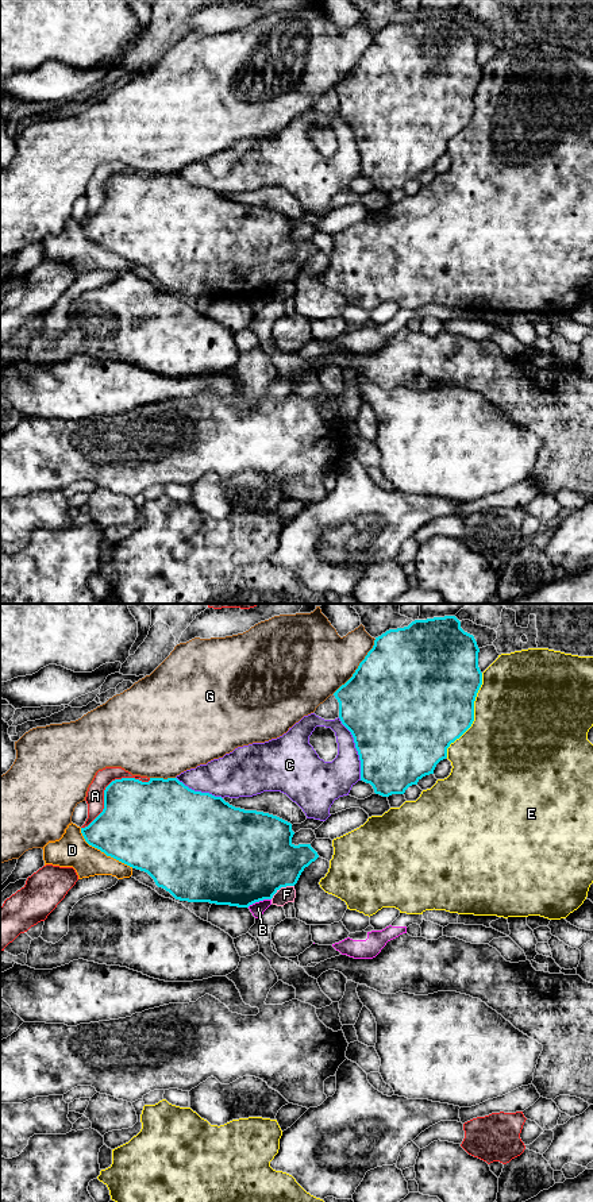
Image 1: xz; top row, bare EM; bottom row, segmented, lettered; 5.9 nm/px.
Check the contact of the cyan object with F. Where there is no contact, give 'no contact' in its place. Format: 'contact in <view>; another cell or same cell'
contact in xz; another cell

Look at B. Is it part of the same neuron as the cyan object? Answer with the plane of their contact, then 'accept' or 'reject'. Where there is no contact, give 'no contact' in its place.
contact in xz; reject

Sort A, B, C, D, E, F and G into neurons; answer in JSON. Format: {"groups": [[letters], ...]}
{"groups": [["A"], ["B"], ["C"], ["D"], ["E"], ["F"], ["G"]]}

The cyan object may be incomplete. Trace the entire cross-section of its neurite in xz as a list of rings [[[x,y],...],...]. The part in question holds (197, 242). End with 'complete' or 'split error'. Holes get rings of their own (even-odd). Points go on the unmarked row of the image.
[[[177,173],[112,176],[104,185],[103,207],[88,221],[81,223],[81,228],[89,240],[107,251],[147,267],[158,282],[176,294],[238,303],[272,294],[281,282],[294,281],[304,263],[319,253],[311,239],[292,238],[294,227],[290,217],[269,208],[235,203],[222,192],[189,184]]] | complete

